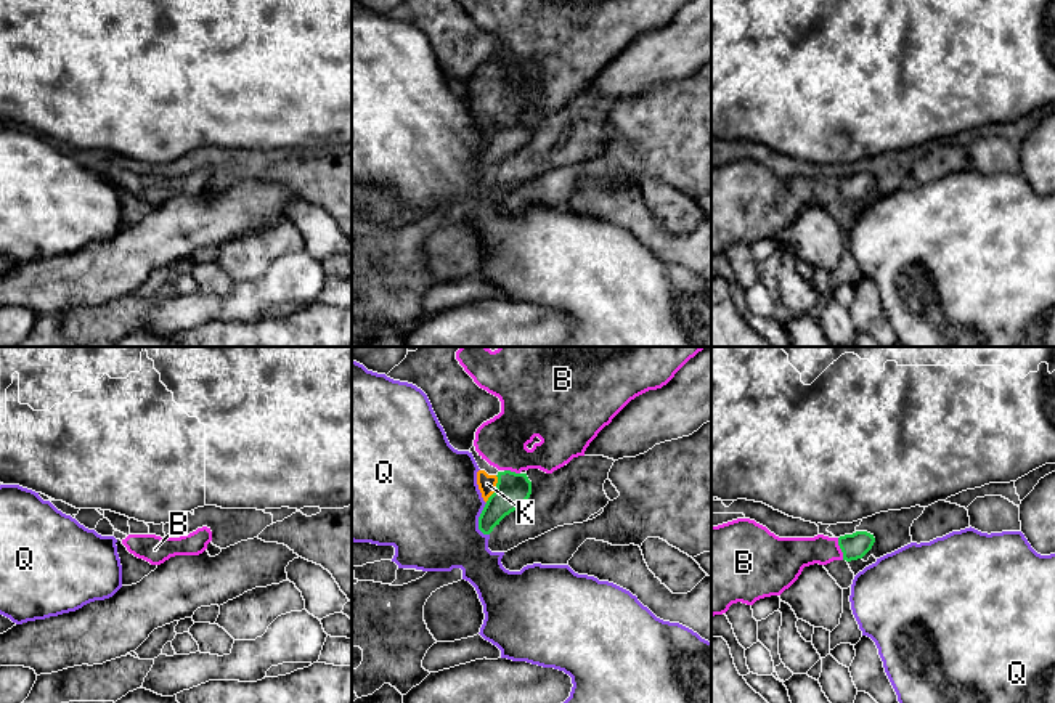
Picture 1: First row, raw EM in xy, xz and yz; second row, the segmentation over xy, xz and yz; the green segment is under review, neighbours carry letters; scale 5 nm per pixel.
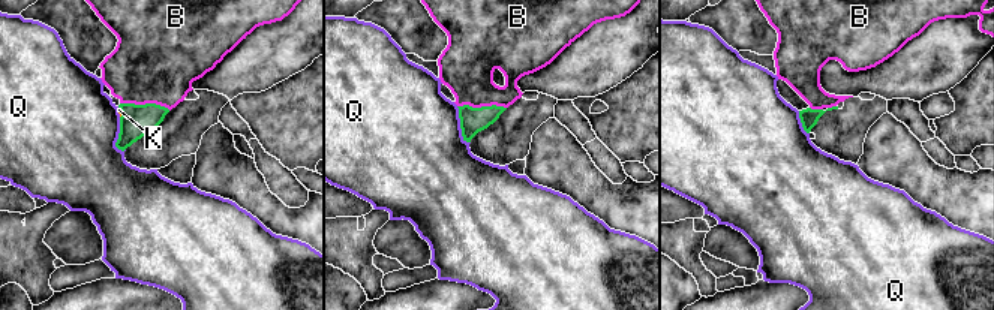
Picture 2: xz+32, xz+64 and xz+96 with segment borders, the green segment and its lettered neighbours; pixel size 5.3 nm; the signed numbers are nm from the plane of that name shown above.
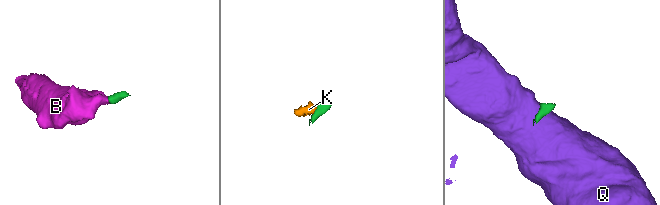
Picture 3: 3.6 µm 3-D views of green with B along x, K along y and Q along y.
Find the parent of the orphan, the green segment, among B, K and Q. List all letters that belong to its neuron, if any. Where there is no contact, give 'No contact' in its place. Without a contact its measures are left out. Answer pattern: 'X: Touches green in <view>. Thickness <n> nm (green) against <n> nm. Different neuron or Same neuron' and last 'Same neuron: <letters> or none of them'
B: Touches green in yz. Thickness 130 nm (green) against 180 nm. Same neuron
K: Touches green in xz. Thickness 170 nm (green) against 100 nm. Same neuron
Q: Touches green in xz. Thickness 170 nm (green) against 500 nm. Different neuron
Same neuron: B, K

